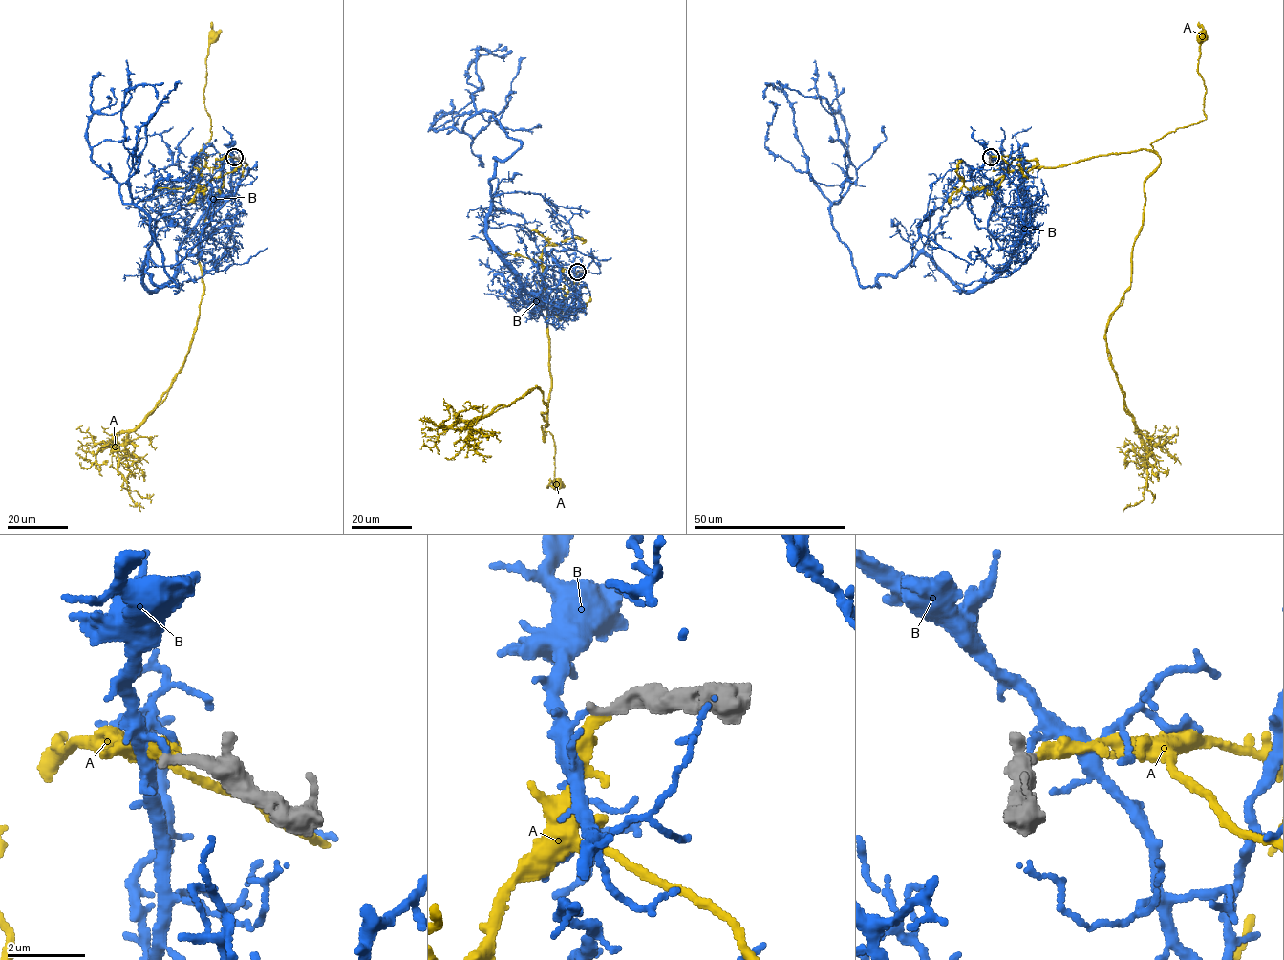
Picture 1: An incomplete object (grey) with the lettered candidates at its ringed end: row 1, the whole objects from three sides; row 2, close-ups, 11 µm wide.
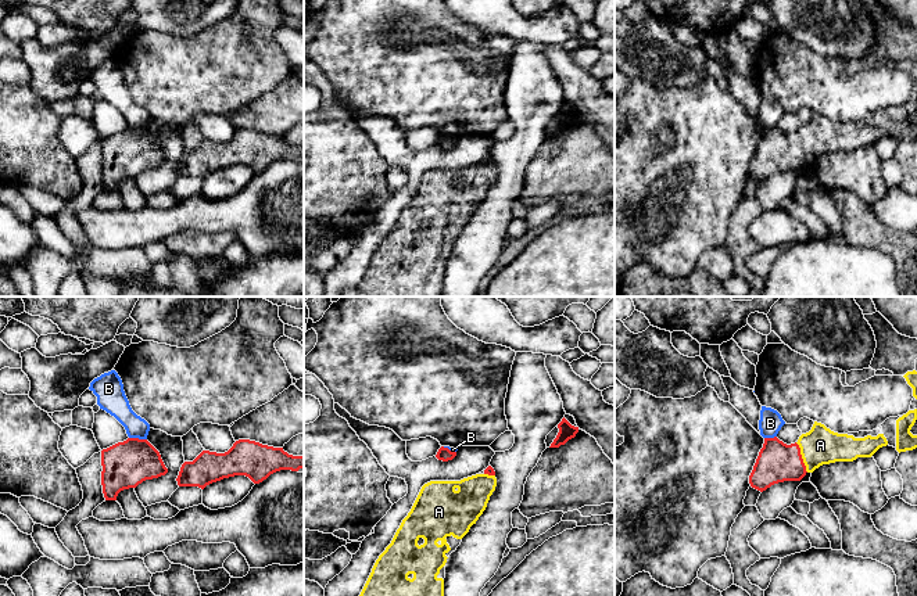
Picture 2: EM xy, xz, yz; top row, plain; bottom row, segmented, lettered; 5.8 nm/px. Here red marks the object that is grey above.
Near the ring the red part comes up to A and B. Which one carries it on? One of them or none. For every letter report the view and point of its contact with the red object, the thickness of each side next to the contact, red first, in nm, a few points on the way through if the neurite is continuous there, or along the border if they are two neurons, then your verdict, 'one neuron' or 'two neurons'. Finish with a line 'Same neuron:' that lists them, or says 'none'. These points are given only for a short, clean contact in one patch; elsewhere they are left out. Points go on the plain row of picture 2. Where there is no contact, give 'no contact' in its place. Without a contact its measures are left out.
A: yz (801, 147) | 240/220 nm | one neuron
B: xy (138, 128) | 280/140 nm | along xy (129, 126), (146, 129) | two neurons
Same neuron: A

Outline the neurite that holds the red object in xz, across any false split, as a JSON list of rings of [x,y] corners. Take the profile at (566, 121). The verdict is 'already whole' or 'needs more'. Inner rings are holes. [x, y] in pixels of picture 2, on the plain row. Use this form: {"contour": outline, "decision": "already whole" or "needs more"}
{"contour": [[[565,107],[558,114],[559,122],[549,137],[559,137],[565,134],[569,129],[574,128],[579,122],[579,116],[572,115]]], "decision": "already whole"}

